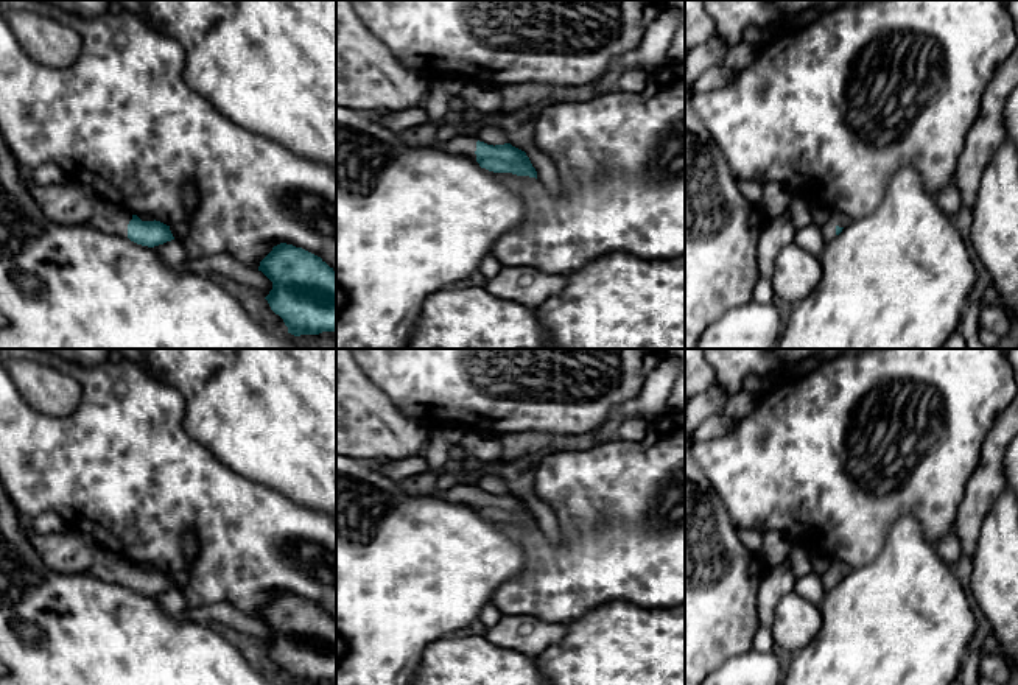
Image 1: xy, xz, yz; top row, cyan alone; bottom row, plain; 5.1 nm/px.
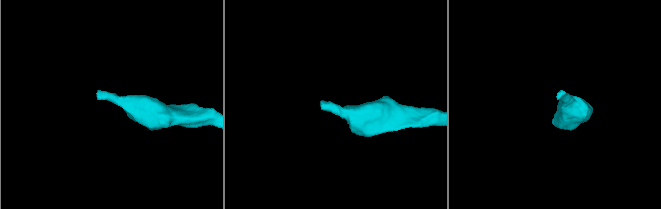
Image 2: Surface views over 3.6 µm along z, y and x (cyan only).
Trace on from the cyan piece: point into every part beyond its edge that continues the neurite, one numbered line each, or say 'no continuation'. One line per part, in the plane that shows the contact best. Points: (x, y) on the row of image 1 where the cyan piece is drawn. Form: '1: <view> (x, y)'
1: xy (108, 217)

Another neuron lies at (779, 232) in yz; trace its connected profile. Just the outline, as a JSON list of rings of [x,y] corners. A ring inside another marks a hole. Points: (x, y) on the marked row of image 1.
[[[788,215],[766,223],[756,248],[760,277],[771,279],[777,254],[794,241],[795,234],[797,229]]]

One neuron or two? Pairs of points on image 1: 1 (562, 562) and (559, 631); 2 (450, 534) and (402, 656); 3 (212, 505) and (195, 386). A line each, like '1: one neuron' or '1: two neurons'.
1: two neurons
2: one neuron
3: two neurons

